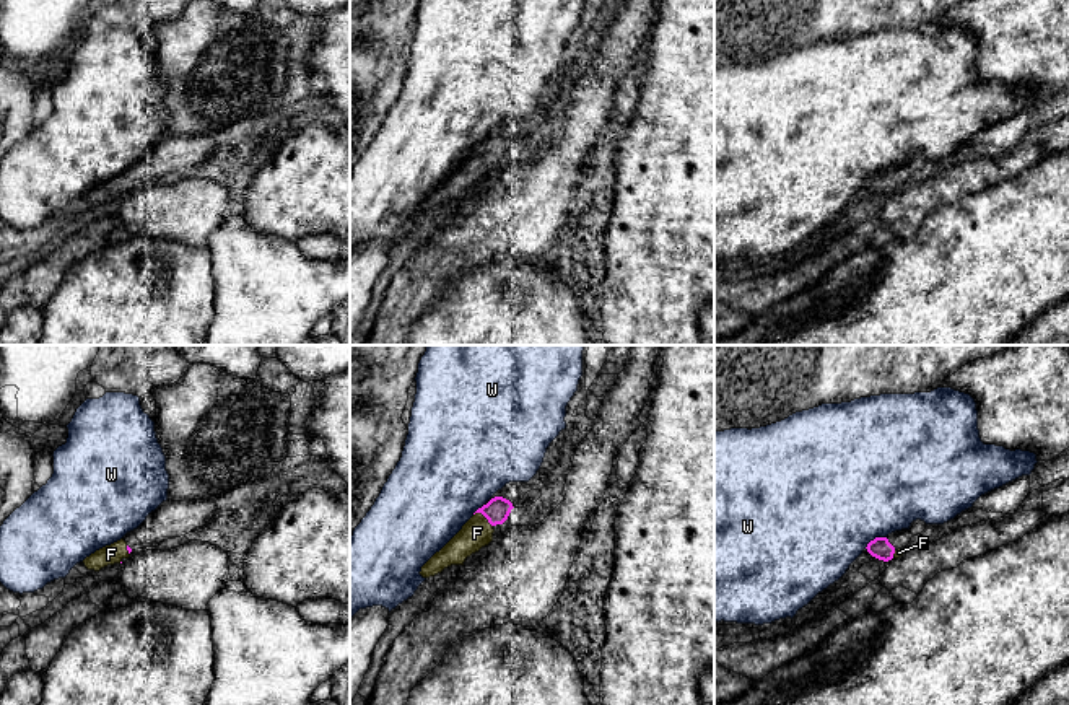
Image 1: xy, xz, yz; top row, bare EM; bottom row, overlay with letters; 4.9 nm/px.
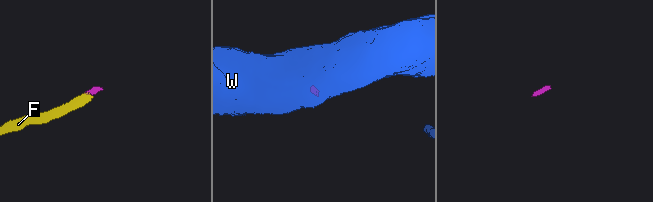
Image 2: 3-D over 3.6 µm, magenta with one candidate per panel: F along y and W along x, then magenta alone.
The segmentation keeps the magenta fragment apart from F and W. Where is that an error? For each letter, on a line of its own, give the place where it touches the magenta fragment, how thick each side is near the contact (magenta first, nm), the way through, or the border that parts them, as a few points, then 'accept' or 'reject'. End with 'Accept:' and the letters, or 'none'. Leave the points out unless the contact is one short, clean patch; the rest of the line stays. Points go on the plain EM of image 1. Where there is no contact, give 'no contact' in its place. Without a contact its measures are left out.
F: contact xz (484, 150); calibres 120 and 150 nm; way xz (497, 145), (484, 150), (477, 168); accept
W: contact yz (876, 173); calibres 100 and 500 nm; reject
Accept: F

